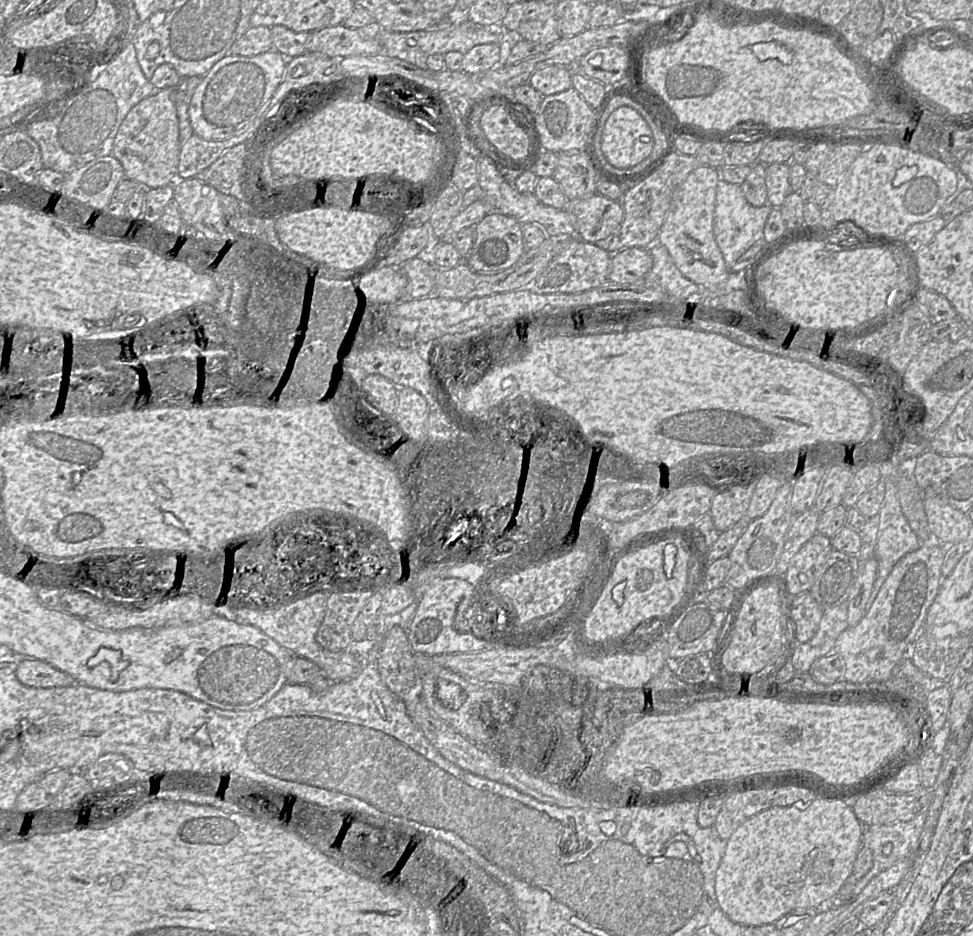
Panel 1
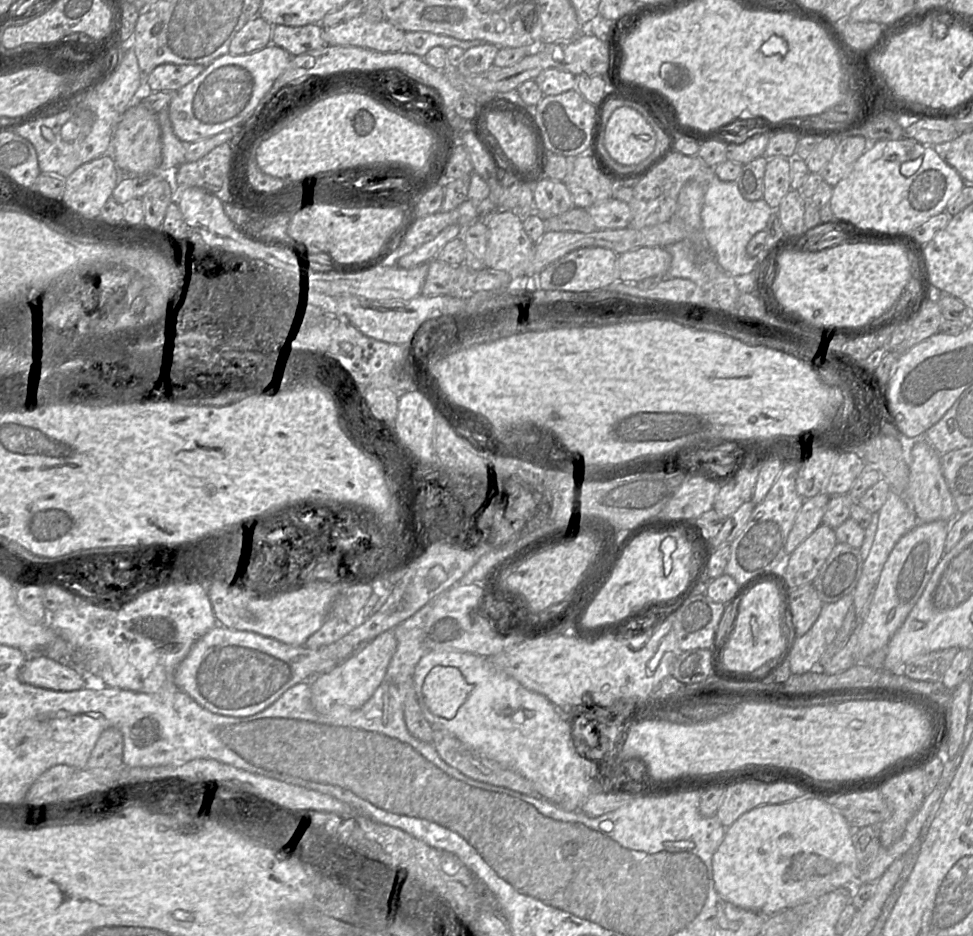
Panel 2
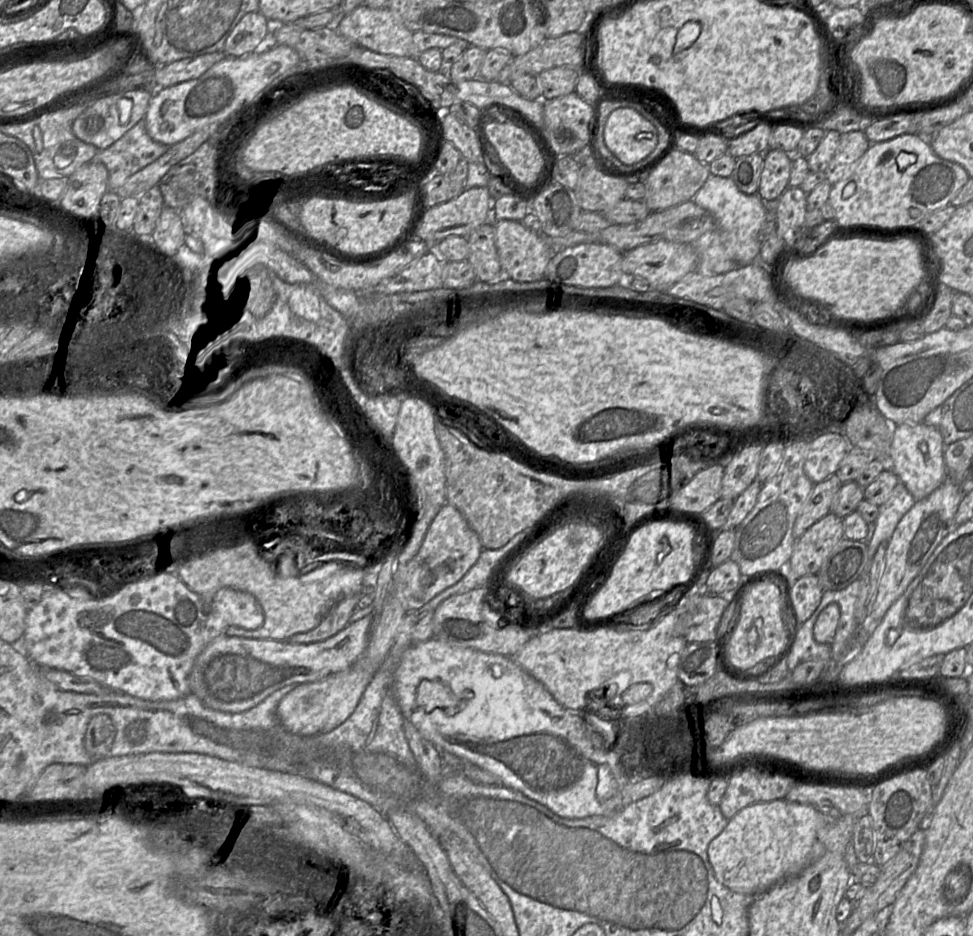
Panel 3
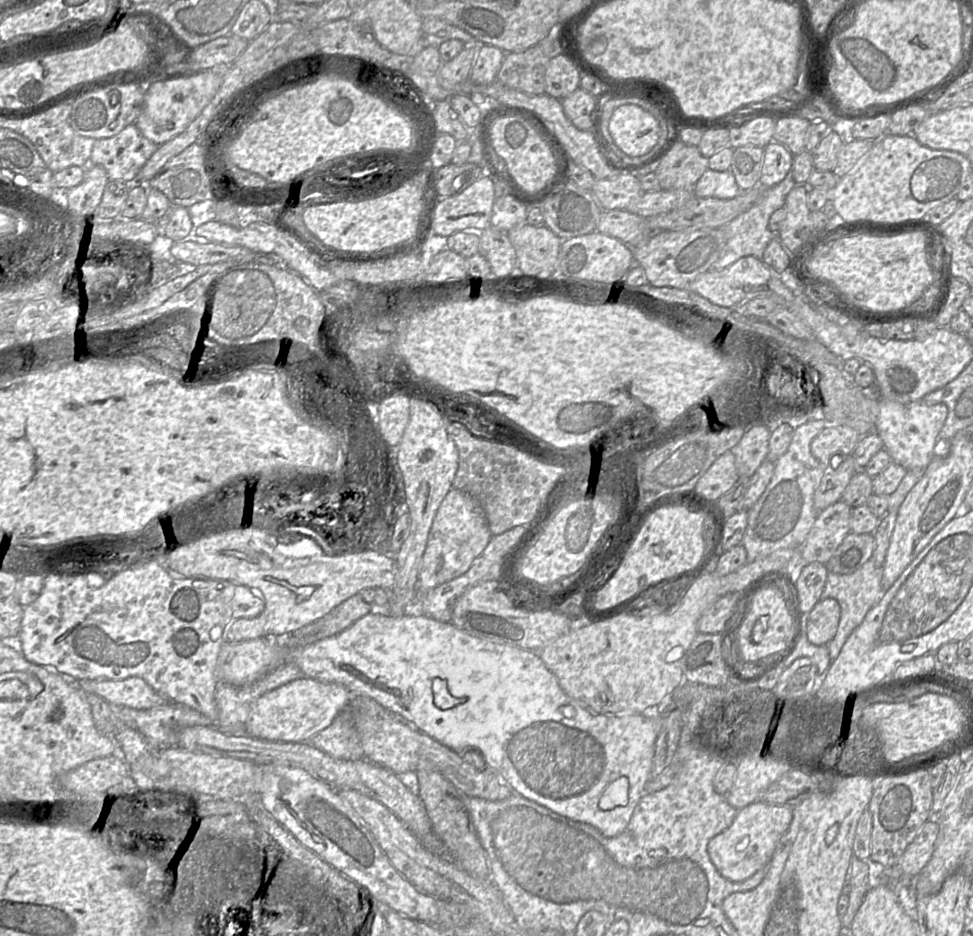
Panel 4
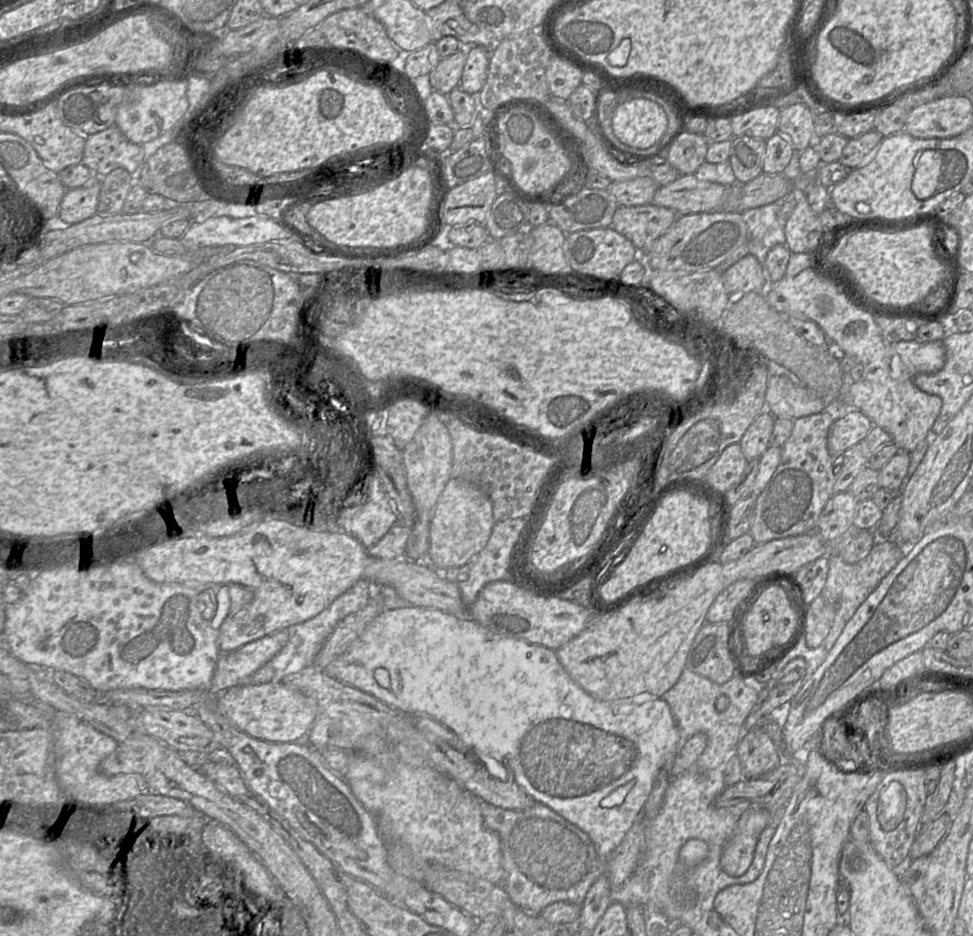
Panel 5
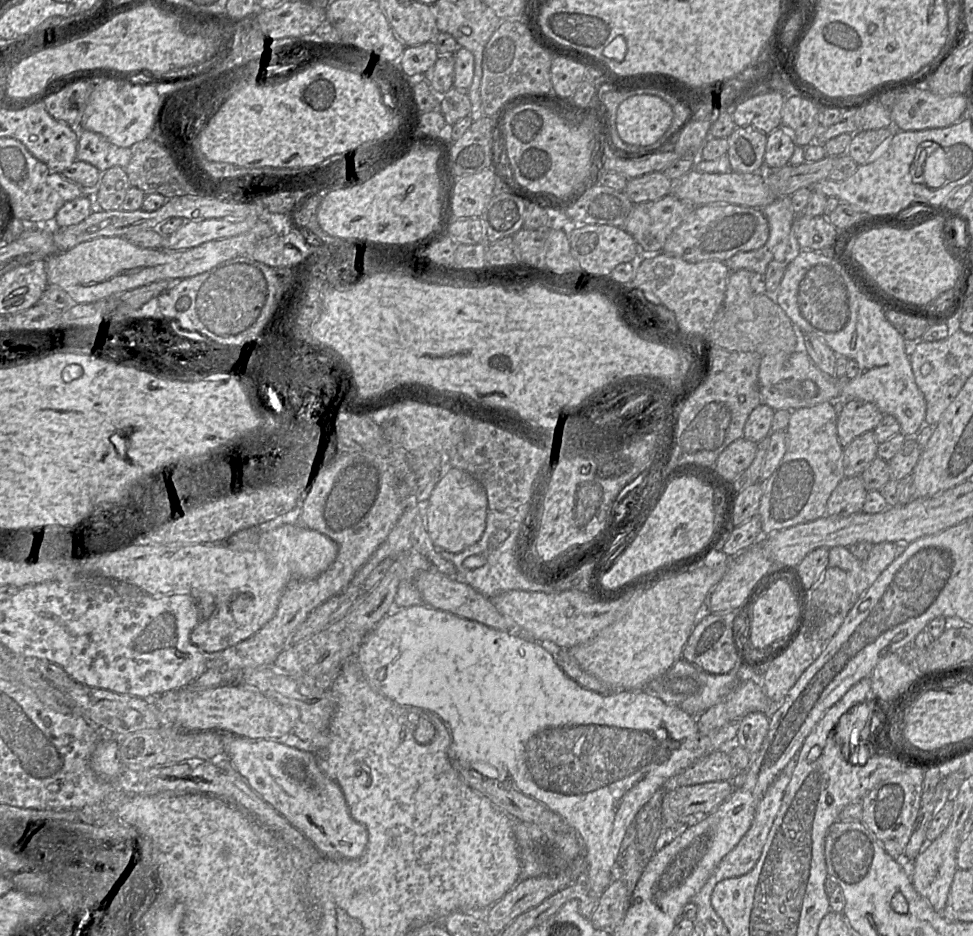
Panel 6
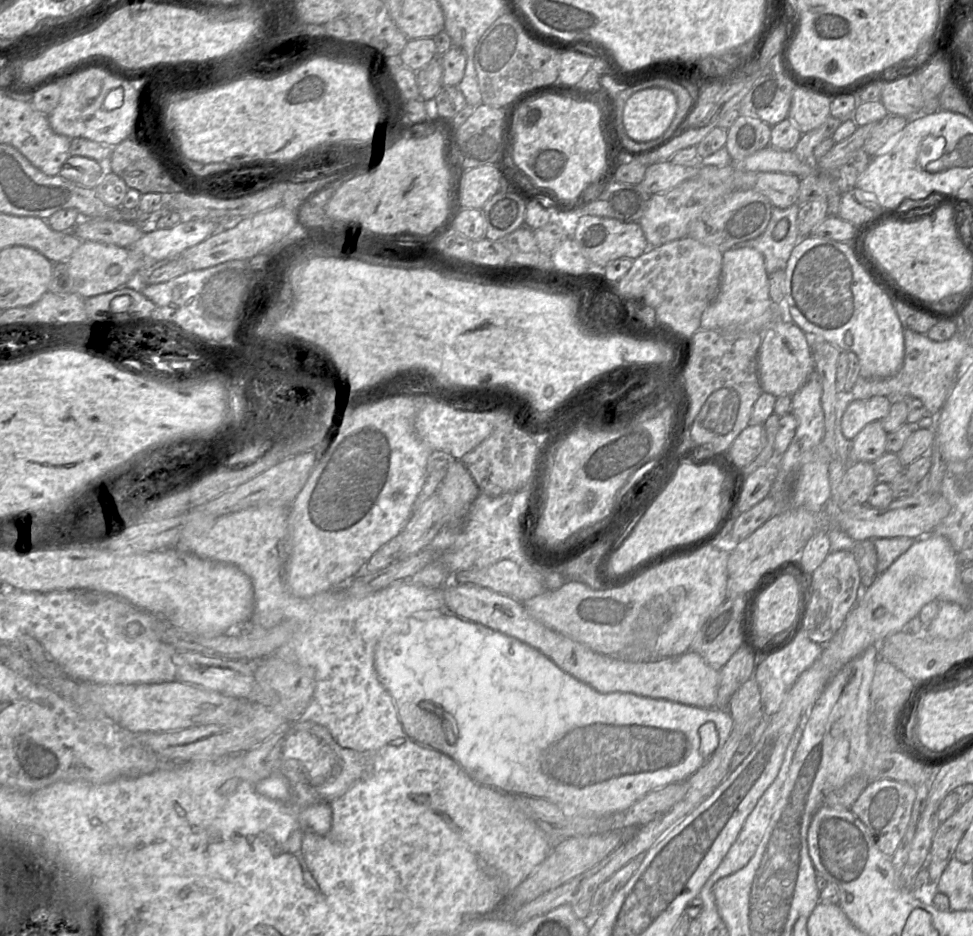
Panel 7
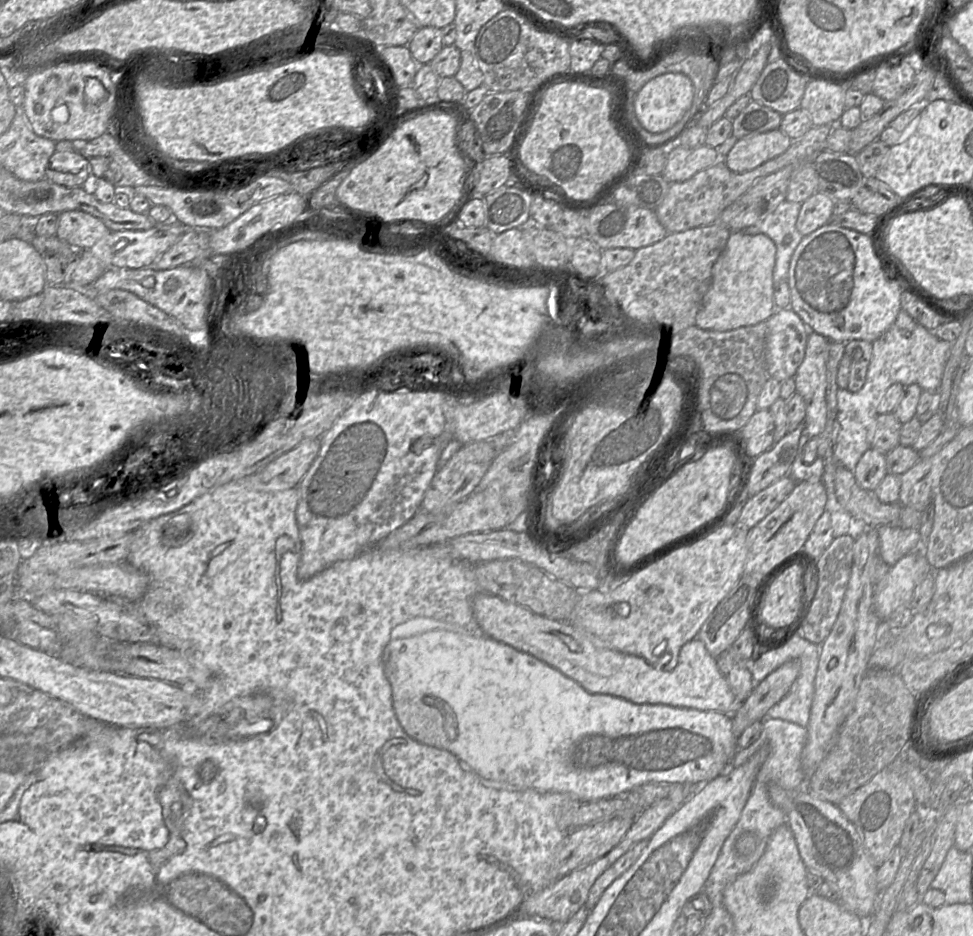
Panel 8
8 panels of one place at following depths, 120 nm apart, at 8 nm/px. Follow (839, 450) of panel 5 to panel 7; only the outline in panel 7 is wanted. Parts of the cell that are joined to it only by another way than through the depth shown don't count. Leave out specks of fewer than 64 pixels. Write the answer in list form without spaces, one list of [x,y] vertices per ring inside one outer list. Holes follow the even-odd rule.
[[[874,396],[852,401],[842,416],[841,428],[844,437],[852,441],[867,424],[884,419],[894,400],[887,396]]]

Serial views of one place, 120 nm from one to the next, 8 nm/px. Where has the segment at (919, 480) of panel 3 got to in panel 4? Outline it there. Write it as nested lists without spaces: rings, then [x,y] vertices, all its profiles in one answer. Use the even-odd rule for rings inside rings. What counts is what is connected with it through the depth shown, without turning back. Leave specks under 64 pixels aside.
[[[879,398],[879,416],[875,423],[877,433],[884,443],[884,449],[893,462],[906,470],[925,470],[931,462],[939,432],[947,417],[947,406],[943,403],[926,405],[922,400],[908,404]]]

